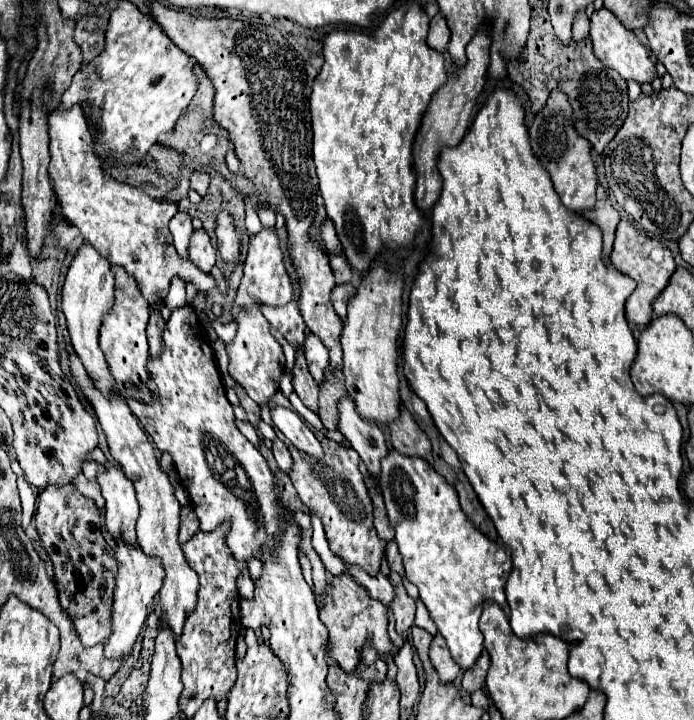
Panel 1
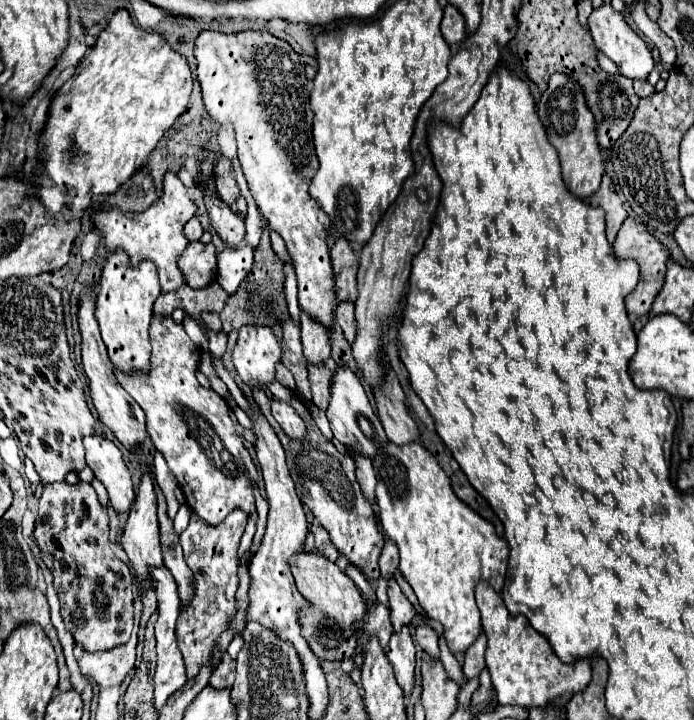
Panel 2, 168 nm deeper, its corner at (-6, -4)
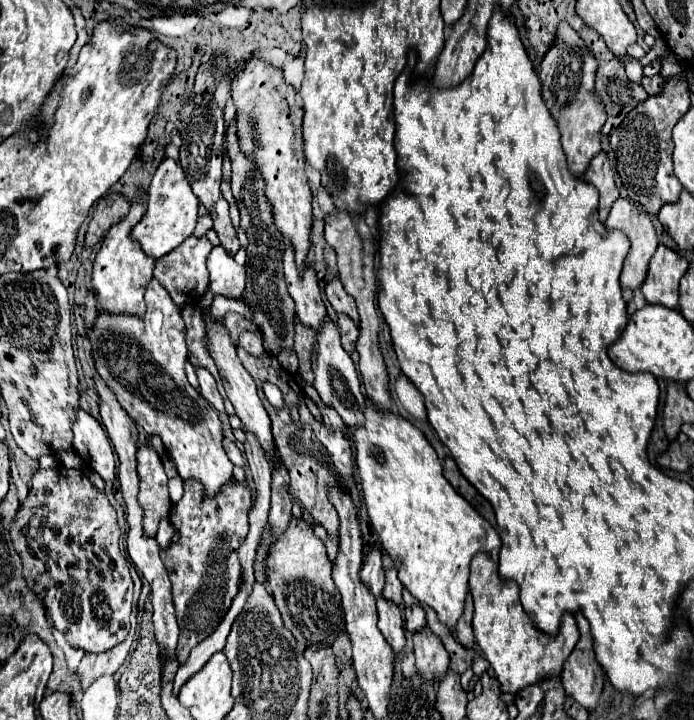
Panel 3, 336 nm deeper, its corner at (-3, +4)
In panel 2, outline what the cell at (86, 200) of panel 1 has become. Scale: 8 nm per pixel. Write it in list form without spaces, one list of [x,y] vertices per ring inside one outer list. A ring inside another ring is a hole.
[[[167,172],[163,178],[163,194],[157,198],[157,202],[147,208],[141,214],[125,214],[121,210],[109,210],[109,212],[93,212],[93,224],[99,228],[99,232],[105,238],[107,252],[113,252],[115,248],[121,248],[131,258],[131,264],[139,264],[141,260],[155,262],[159,270],[159,280],[163,292],[177,290],[183,286],[183,274],[177,268],[177,256],[187,248],[189,240],[185,238],[183,226],[187,220],[191,220],[197,212],[195,202],[189,198],[187,188],[177,178],[177,174]]]

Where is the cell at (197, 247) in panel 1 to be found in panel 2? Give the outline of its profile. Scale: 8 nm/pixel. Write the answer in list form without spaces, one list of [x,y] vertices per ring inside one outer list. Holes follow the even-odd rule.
[[[189,242],[183,254],[177,258],[185,284],[191,288],[207,288],[215,280],[215,246],[203,242]]]

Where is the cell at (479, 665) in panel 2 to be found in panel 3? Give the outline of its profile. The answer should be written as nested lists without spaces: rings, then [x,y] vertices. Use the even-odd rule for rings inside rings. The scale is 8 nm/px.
[[[468,596],[466,606],[464,606],[464,614],[462,614],[462,618],[458,620],[458,626],[456,626],[456,640],[464,648],[472,648],[474,642],[476,642],[474,630],[472,630],[472,616],[474,616],[474,604],[472,604],[472,598]]]

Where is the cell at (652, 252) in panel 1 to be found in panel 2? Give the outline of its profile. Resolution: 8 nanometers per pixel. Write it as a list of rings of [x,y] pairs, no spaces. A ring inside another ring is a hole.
[[[627,216],[615,242],[613,242],[613,250],[615,250],[615,256],[617,258],[635,258],[635,262],[639,264],[641,268],[641,276],[639,276],[639,282],[635,286],[635,290],[625,298],[625,306],[627,306],[627,312],[633,314],[633,316],[643,316],[651,310],[651,304],[659,292],[659,288],[663,286],[663,274],[665,274],[665,268],[667,268],[667,260],[669,260],[669,252],[665,250],[665,246],[653,236],[647,232],[647,228],[637,222],[635,218]]]

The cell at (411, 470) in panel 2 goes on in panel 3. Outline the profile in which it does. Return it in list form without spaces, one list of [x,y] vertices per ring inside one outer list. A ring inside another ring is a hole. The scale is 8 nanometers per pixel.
[[[366,402],[366,422],[352,432],[352,442],[356,448],[356,470],[368,516],[384,550],[396,562],[400,582],[412,592],[414,598],[436,610],[438,620],[446,624],[448,630],[454,630],[464,612],[470,562],[478,552],[486,552],[496,560],[496,552],[492,550],[502,548],[498,532],[450,486],[450,482],[442,476],[442,464],[436,456],[436,450],[430,446],[424,434],[402,416],[390,412],[380,414],[376,408],[372,408],[372,402]]]

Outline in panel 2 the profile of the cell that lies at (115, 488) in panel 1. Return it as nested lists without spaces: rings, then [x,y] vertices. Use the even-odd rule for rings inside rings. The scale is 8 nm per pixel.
[[[99,434],[83,438],[87,450],[87,466],[105,486],[109,500],[117,512],[127,512],[135,500],[131,474],[121,458],[121,450]]]

